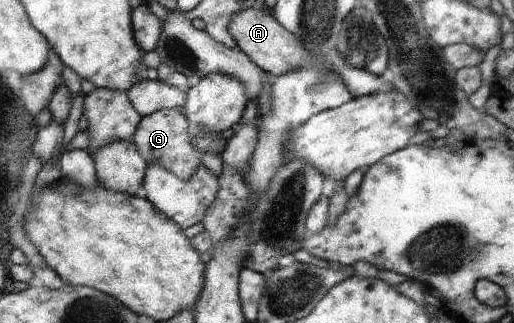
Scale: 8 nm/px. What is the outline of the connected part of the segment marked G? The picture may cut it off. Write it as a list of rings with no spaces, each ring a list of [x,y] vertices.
[[[178,109],[158,110],[149,116],[144,116],[139,122],[134,134],[135,146],[139,154],[148,165],[159,164],[179,180],[189,180],[195,174],[195,170],[202,165],[205,151],[195,148],[191,144],[192,137],[188,131],[189,122],[184,113]]]

